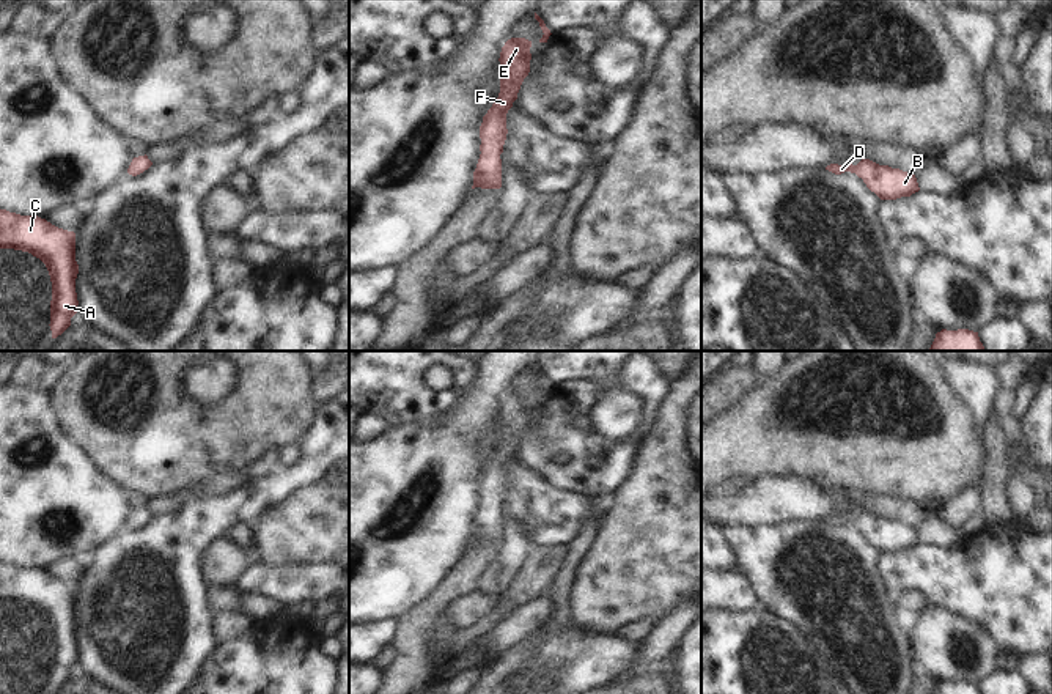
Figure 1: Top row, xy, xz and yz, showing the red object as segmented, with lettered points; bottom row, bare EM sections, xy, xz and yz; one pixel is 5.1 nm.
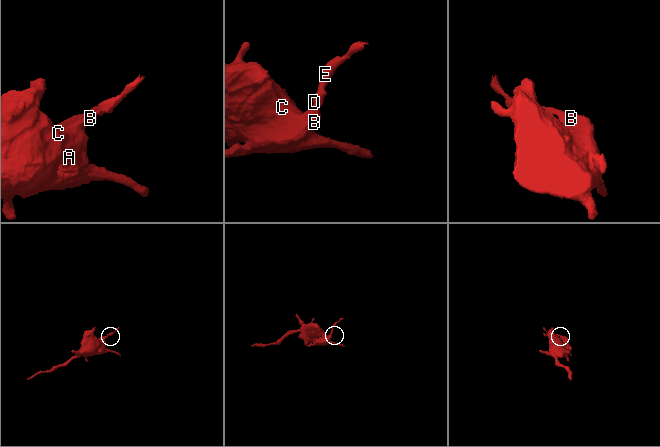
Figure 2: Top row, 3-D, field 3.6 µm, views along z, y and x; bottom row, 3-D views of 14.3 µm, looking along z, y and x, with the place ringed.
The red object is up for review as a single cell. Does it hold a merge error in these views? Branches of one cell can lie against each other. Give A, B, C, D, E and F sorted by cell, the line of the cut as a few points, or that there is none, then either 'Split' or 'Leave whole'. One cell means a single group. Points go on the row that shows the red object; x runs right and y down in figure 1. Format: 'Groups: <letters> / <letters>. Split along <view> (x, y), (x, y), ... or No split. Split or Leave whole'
Groups: A B C D E F. No split. Leave whole.

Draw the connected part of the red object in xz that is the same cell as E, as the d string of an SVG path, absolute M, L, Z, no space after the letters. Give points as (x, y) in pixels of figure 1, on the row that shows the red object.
M511 38L500 52L500 93L492 107L483 116L480 126L480 159L473 172L473 186L481 189L502 187L502 159L506 140L506 113L517 99L524 79L530 72L532 41L525 38Z

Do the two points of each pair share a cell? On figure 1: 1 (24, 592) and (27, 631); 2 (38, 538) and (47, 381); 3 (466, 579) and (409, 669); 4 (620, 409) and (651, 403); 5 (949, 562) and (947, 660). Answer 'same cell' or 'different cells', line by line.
1: same cell
2: different cells
3: same cell
4: different cells
5: different cells

